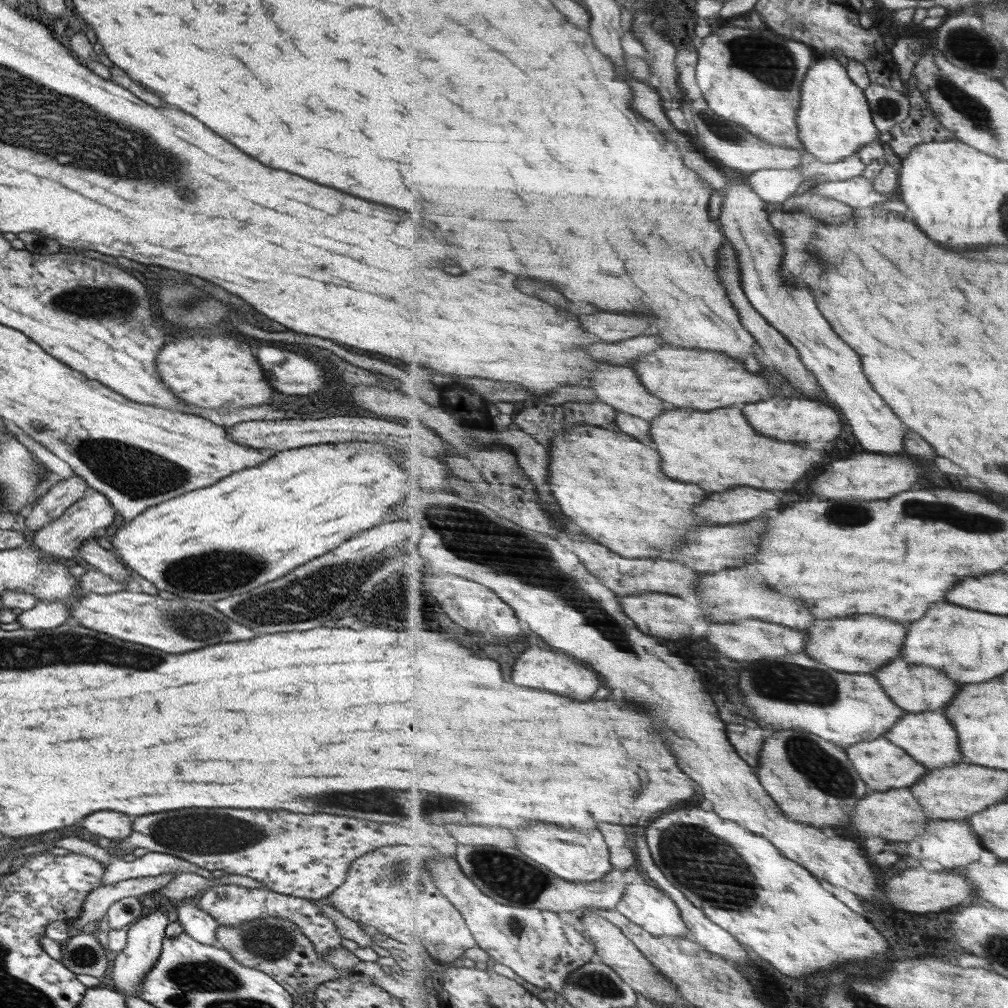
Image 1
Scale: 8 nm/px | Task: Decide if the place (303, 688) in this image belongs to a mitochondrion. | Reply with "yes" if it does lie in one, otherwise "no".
no

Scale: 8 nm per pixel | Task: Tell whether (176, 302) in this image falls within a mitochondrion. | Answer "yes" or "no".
yes

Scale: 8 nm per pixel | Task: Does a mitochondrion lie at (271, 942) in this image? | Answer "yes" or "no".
yes

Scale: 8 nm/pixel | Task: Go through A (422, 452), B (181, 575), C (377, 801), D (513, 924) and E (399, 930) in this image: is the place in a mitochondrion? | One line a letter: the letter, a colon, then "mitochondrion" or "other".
A: other
B: mitochondrion
C: mitochondrion
D: mitochondrion
E: other

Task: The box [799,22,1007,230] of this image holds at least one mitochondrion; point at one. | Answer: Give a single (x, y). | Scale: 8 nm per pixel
(969, 43)

